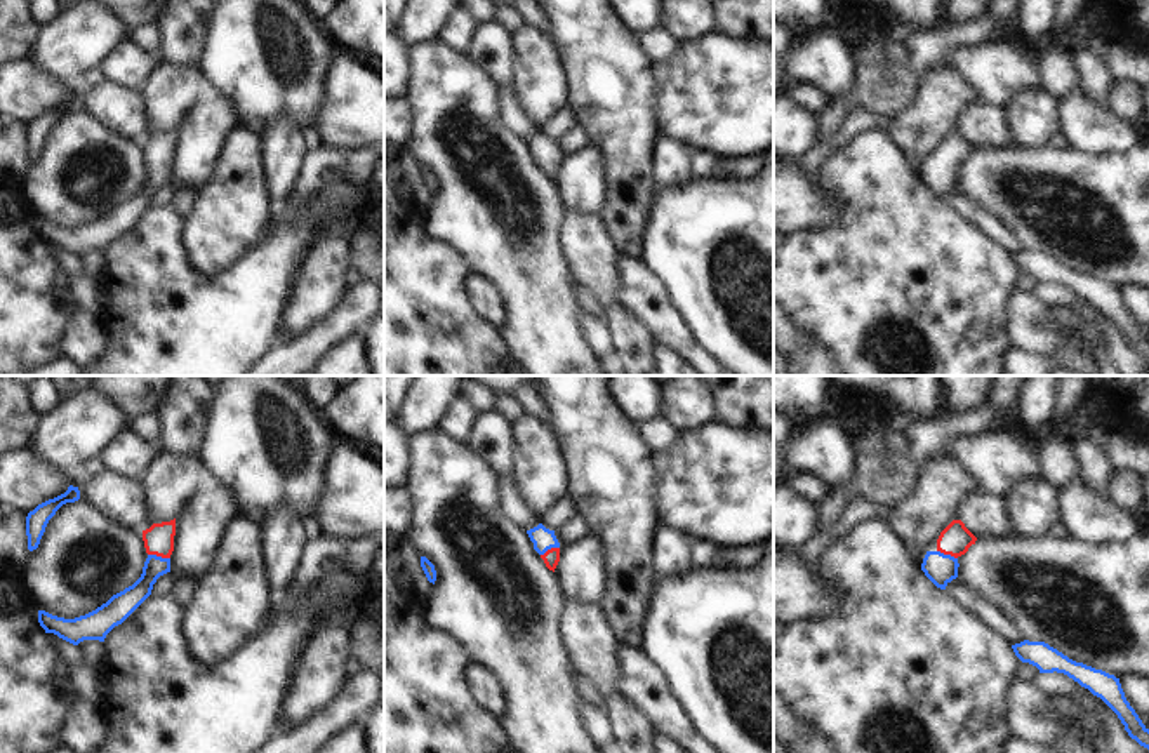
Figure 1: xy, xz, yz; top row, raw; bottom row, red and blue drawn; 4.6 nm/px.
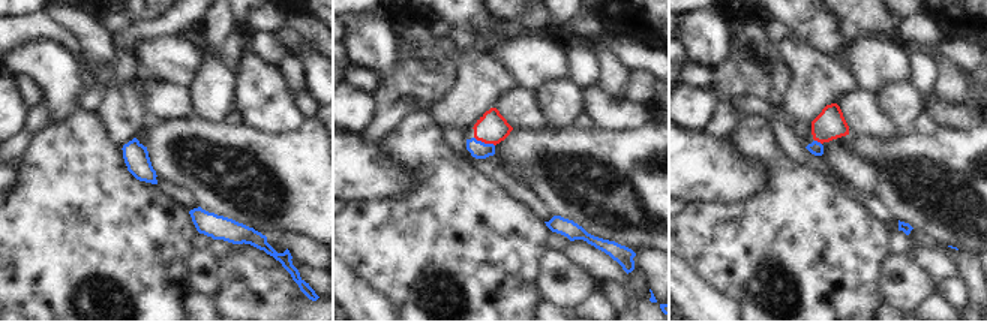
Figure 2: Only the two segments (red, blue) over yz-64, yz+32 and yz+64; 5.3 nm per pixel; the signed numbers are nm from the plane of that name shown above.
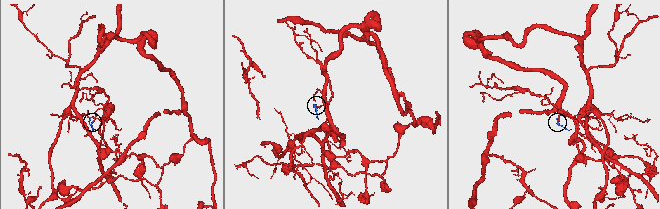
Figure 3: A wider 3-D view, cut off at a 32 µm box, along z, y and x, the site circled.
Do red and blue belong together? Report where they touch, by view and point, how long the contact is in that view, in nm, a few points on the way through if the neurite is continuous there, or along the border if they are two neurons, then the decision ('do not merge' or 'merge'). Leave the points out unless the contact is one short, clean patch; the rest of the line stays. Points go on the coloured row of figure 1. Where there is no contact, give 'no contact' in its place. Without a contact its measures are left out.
contact xy (159, 555); length 110 nm; way xy (159, 539), (159, 555), (145, 585), (132, 597); merge

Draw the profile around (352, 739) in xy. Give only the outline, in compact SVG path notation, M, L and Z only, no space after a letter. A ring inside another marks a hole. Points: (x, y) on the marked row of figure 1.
M353 723L330 739L327 739L316 753L367 753L365 730L362 723Z

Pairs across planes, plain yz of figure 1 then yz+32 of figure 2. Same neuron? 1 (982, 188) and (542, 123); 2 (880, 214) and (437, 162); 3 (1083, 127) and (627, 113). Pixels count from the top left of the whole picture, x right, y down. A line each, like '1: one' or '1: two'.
1: two
2: one
3: one

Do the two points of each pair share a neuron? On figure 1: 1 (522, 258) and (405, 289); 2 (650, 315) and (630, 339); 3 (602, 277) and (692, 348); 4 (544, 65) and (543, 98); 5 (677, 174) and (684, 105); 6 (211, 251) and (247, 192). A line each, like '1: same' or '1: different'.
1: different
2: different
3: different
4: same
5: different
6: same

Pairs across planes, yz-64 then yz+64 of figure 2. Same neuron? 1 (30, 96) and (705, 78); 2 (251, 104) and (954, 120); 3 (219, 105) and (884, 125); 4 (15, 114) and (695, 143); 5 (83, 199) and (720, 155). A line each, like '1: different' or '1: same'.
1: same
2: same
3: different
4: different
5: different

